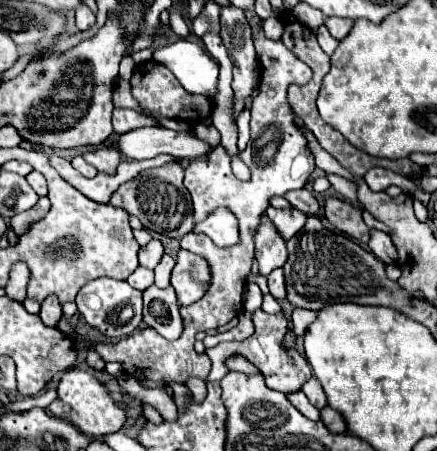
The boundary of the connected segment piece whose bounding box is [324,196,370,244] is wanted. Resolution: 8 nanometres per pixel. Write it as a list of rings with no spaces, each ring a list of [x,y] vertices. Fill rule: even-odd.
[[[328,196],[324,200],[324,216],[334,228],[344,232],[346,236],[368,244],[370,228],[362,220],[362,208],[352,206],[348,200]]]

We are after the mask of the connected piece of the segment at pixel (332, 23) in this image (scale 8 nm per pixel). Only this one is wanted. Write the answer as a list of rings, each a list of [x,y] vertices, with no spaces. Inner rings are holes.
[[[326,18],[326,28],[330,30],[330,34],[336,38],[336,40],[342,40],[348,36],[348,32],[352,30],[352,20],[346,20],[346,18]]]

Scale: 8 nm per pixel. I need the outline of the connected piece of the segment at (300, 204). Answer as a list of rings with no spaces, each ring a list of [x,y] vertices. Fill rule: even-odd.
[[[306,188],[302,190],[294,190],[294,192],[286,192],[284,196],[294,208],[302,210],[304,214],[316,214],[318,212],[318,202],[314,200],[314,194]]]

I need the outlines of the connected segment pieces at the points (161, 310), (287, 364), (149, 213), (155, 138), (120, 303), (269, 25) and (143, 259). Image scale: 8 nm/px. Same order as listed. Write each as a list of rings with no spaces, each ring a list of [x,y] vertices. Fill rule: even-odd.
[[[150,286],[144,292],[144,322],[160,332],[166,340],[174,340],[182,334],[180,304],[172,286]]]
[[[256,310],[254,312],[254,334],[252,338],[244,340],[244,342],[238,342],[238,348],[232,346],[232,348],[226,348],[230,350],[228,354],[234,354],[234,352],[240,352],[248,358],[252,358],[252,364],[256,368],[260,368],[264,372],[264,378],[266,378],[266,384],[268,388],[272,390],[278,390],[284,394],[290,394],[290,392],[296,392],[302,388],[302,384],[306,380],[310,380],[312,376],[312,368],[308,364],[308,360],[298,354],[294,348],[286,348],[284,344],[284,338],[286,338],[286,332],[288,332],[288,320],[284,316],[284,312],[278,312],[278,314],[266,314],[264,310]]]
[[[164,164],[160,168],[144,170],[138,178],[122,184],[112,196],[112,206],[124,208],[128,214],[134,214],[144,228],[164,234],[168,238],[182,238],[194,230],[194,210],[190,204],[190,192],[182,184],[184,168],[180,164]]]
[[[140,128],[120,136],[118,148],[132,160],[146,160],[158,154],[172,154],[176,158],[200,158],[208,156],[214,148],[188,132],[176,132],[168,128]]]
[[[98,278],[92,280],[90,284],[84,284],[76,296],[78,312],[86,318],[86,322],[100,330],[100,334],[108,338],[124,338],[126,334],[132,334],[140,324],[142,324],[142,292],[132,288],[124,280],[114,280],[114,278]]]
[[[274,12],[270,17],[263,20],[264,33],[272,40],[279,40],[284,32],[284,23],[279,13]]]
[[[150,240],[144,248],[140,248],[140,254],[138,254],[140,256],[140,266],[152,270],[160,262],[162,254],[164,254],[162,244],[158,240]]]

